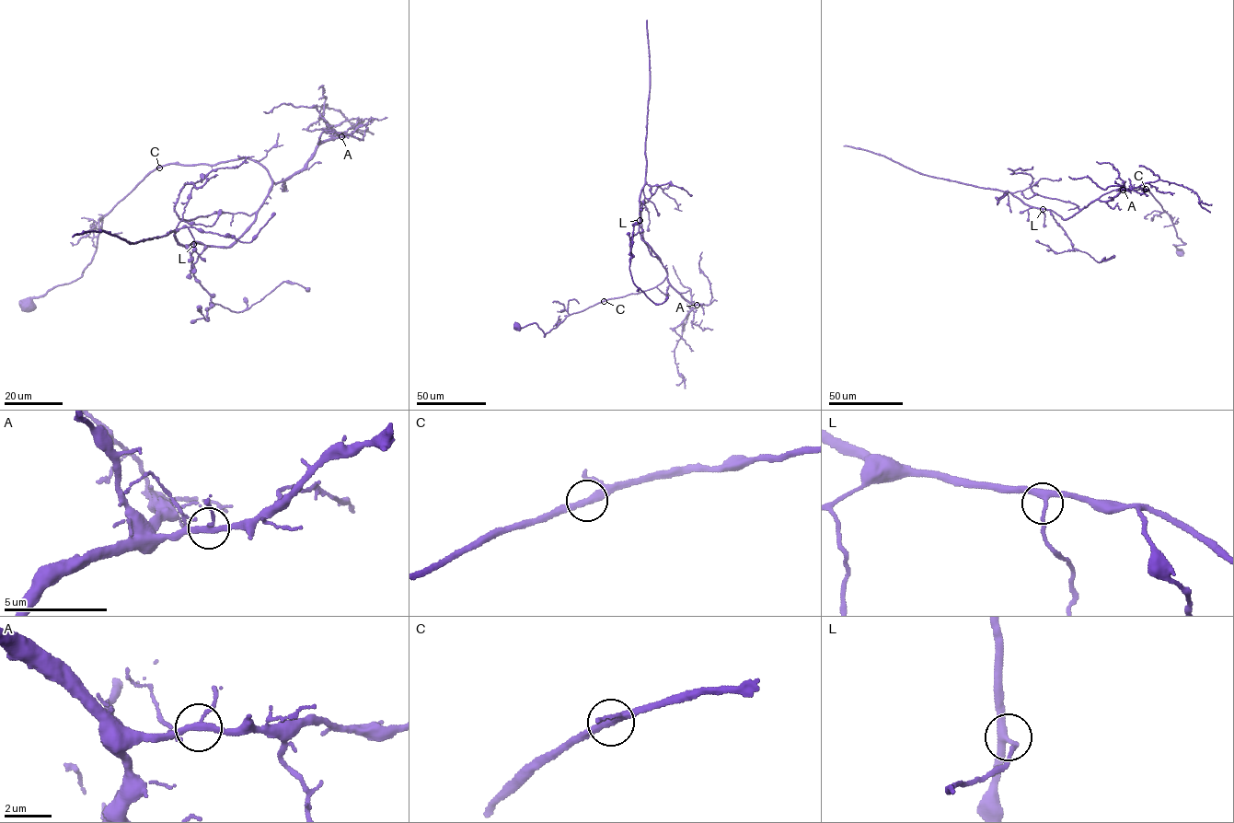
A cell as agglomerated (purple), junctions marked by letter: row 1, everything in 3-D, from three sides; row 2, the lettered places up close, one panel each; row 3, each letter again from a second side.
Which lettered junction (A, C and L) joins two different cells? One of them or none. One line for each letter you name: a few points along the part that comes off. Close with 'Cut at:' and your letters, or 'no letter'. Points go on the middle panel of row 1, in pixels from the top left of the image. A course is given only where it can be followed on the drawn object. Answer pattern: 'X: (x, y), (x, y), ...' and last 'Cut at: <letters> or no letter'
Cut at: no letter

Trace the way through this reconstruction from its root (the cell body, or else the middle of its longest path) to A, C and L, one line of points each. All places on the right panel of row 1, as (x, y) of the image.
A: (1181, 253), (1173, 245), (1185, 244), (1147, 191), (1119, 189), (1099, 199), (1107, 202), (1123, 190)
C: (1181, 253), (1182, 249), (1173, 245), (1185, 244), (1177, 237), (1169, 214), (1146, 190)
L: (1181, 253), (1173, 245), (1185, 244), (1177, 237), (1169, 214), (1142, 188), (1112, 191), (1065, 219), (1043, 209)

